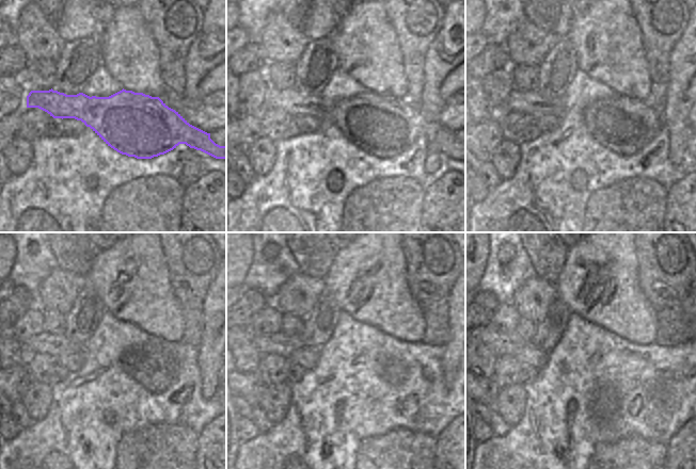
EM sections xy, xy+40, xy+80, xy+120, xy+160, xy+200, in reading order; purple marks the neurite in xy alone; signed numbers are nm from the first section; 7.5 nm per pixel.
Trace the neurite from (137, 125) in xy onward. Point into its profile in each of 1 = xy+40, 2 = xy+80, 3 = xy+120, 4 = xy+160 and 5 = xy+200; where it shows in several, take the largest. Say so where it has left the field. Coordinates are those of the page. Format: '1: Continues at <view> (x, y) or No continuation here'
1: Continues at xy+40 (384, 126)
2: Continues at xy+80 (626, 126)
3: Continues at xy+120 (154, 366)
4: Continues at xy+160 (280, 343)
5: Continues at xy+200 (503, 343).

